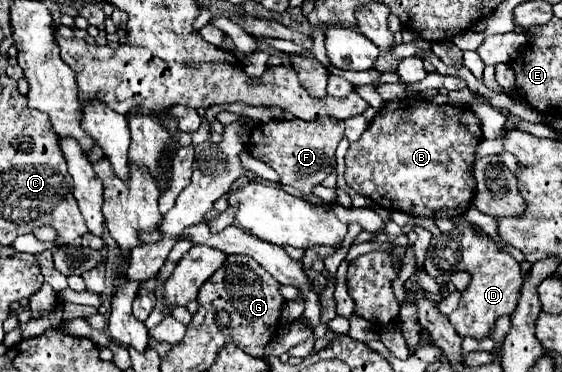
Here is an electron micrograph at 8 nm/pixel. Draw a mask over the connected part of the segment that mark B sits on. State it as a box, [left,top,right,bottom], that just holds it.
[345,98,481,220]

